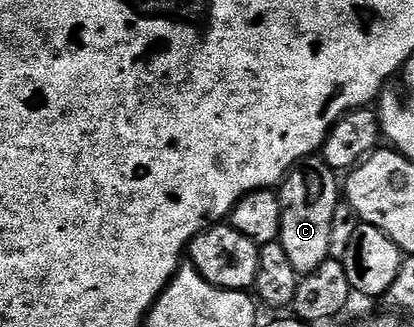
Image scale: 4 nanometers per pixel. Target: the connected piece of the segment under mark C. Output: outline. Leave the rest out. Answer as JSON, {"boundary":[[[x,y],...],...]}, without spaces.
{"boundary":[[[309,157],[284,176],[284,182],[278,187],[278,194],[282,205],[282,229],[278,242],[282,249],[286,249],[286,257],[290,260],[290,265],[294,265],[297,273],[302,277],[314,273],[318,265],[330,258],[330,225],[334,225],[334,209],[342,201],[341,180],[337,172],[331,171],[324,164],[323,158]]]}

